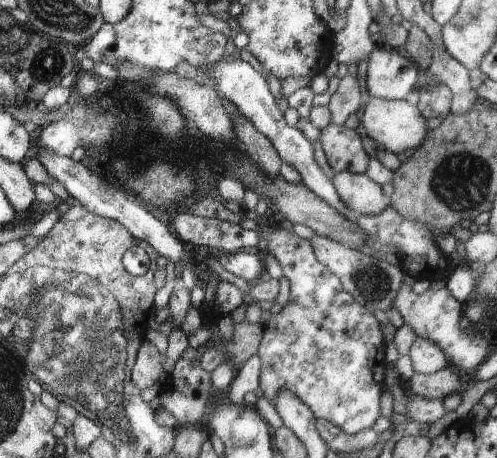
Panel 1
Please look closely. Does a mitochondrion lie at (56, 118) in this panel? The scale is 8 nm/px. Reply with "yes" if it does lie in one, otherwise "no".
no

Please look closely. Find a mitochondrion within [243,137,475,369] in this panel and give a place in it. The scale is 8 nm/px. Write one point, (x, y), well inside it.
(372, 282)

